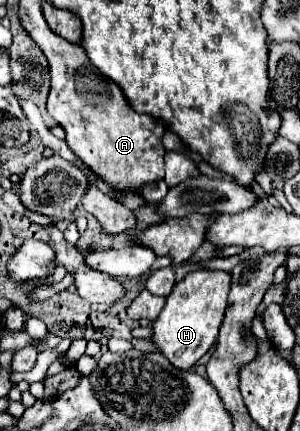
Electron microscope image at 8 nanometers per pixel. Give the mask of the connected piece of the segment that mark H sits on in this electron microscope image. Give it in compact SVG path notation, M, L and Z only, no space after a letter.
M215 269L189 271L179 283L175 283L163 311L153 323L153 343L177 369L191 369L215 343L225 317L225 309L229 305L229 289L231 273Z

